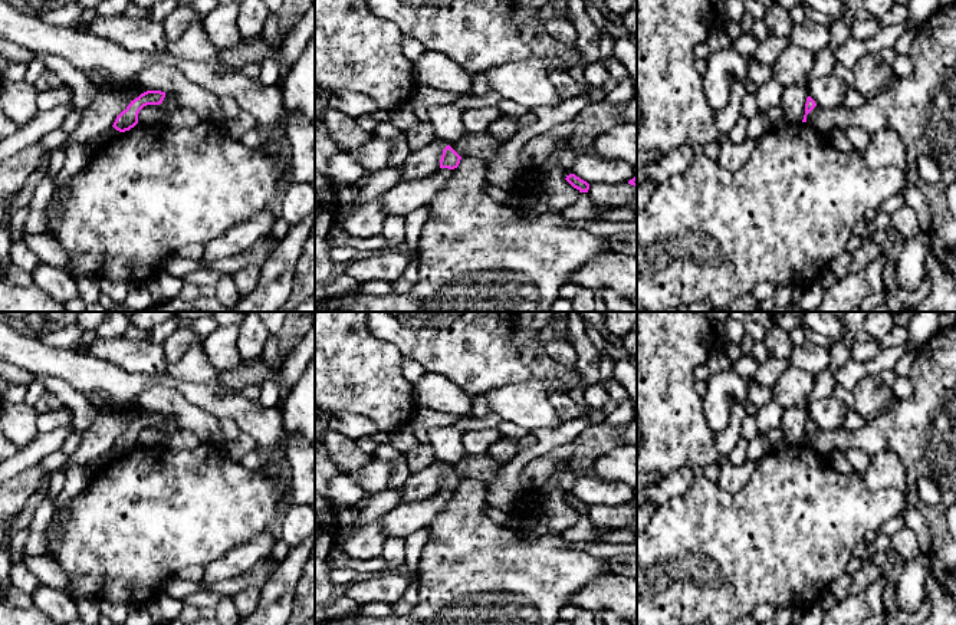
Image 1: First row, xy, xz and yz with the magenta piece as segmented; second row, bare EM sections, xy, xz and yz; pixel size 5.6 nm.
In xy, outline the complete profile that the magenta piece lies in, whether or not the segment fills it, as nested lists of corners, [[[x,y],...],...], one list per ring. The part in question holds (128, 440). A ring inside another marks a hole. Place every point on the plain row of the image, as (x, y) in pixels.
[[[147,412],[141,415],[138,420],[131,422],[125,432],[122,432],[115,444],[114,450],[119,454],[129,453],[138,445],[138,435],[147,427],[160,427],[165,420],[165,414],[161,412]]]

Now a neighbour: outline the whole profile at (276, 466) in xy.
[[[270,451],[272,458],[269,464],[263,468],[273,476],[285,476],[288,473],[288,467],[277,451]]]

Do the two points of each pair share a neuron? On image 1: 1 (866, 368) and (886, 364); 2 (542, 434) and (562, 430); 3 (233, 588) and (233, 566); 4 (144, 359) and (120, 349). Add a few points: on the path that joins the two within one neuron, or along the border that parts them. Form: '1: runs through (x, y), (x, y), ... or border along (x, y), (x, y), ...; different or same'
1: runs through (870, 368), (881, 364); same
2: runs through (547, 434), (558, 434); same
3: border along (262, 559), (242, 573), (216, 581), (206, 588); different
4: runs through (138, 357), (125, 354); same

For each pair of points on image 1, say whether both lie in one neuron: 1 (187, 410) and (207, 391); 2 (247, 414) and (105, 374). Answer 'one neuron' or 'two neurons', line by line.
1: two neurons
2: one neuron

